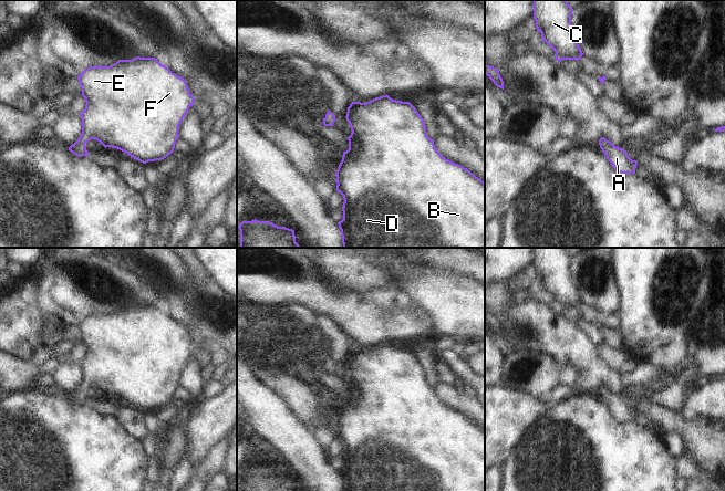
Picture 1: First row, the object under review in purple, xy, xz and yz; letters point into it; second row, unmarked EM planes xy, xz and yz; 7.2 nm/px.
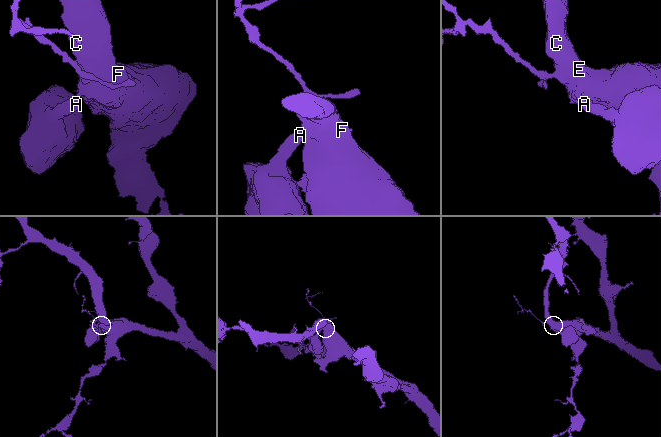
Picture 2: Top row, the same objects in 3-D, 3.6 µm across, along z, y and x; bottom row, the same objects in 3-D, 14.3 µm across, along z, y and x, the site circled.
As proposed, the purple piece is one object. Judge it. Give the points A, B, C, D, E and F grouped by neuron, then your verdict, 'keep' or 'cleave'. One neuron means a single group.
A B C D E F; keep

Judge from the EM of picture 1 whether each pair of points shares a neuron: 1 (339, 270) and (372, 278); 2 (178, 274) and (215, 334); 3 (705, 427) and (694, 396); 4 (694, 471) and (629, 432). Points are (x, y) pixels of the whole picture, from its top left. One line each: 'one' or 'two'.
1: one
2: one
3: two
4: two

